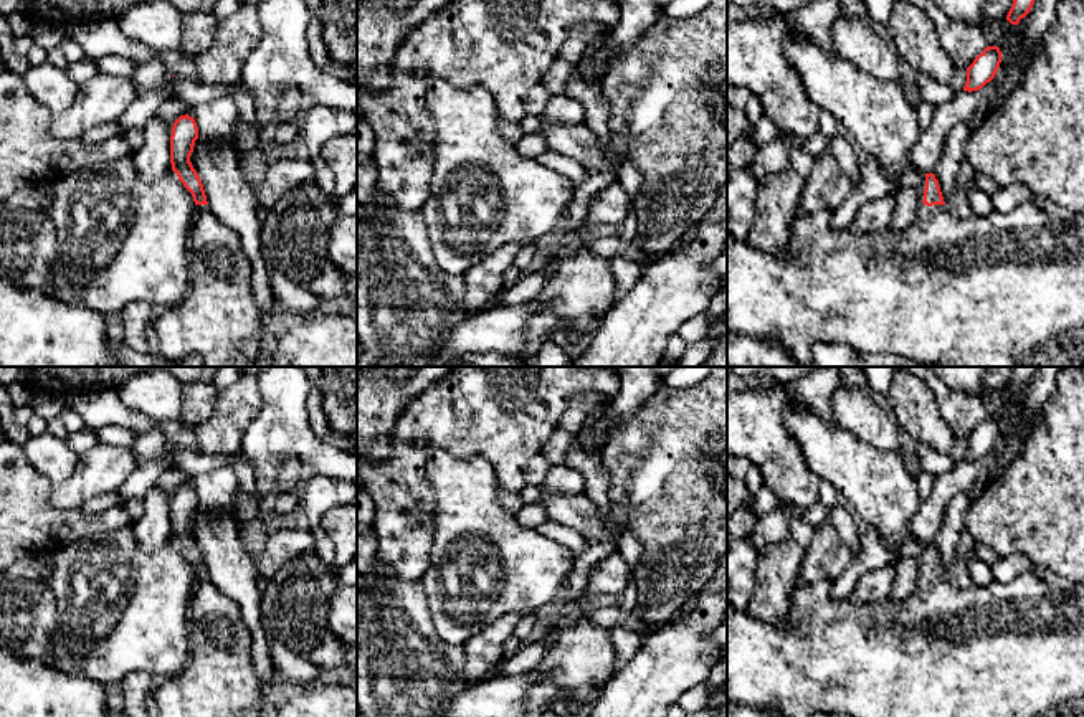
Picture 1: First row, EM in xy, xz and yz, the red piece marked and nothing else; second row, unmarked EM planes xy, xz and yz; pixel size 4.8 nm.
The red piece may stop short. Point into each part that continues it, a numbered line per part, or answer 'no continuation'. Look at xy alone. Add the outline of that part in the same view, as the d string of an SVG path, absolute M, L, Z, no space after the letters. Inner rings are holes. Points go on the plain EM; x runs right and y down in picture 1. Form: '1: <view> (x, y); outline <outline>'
1: xy (218, 679); outline M197 575L187 628L190 648L182 671L160 679L152 691L160 717L264 717L264 699L251 658L253 634L236 601L221 593L208 575Z

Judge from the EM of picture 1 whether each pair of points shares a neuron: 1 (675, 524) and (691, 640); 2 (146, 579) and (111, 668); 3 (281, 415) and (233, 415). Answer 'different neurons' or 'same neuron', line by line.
1: different neurons
2: same neuron
3: different neurons

